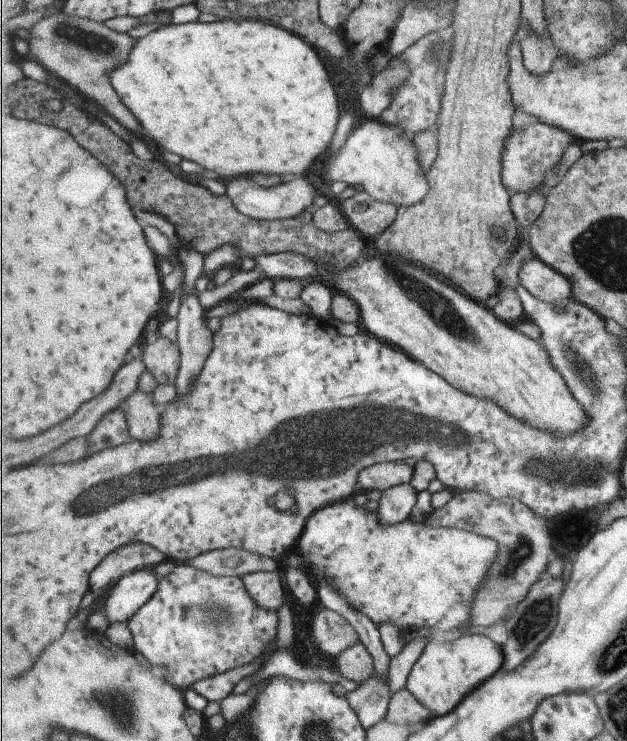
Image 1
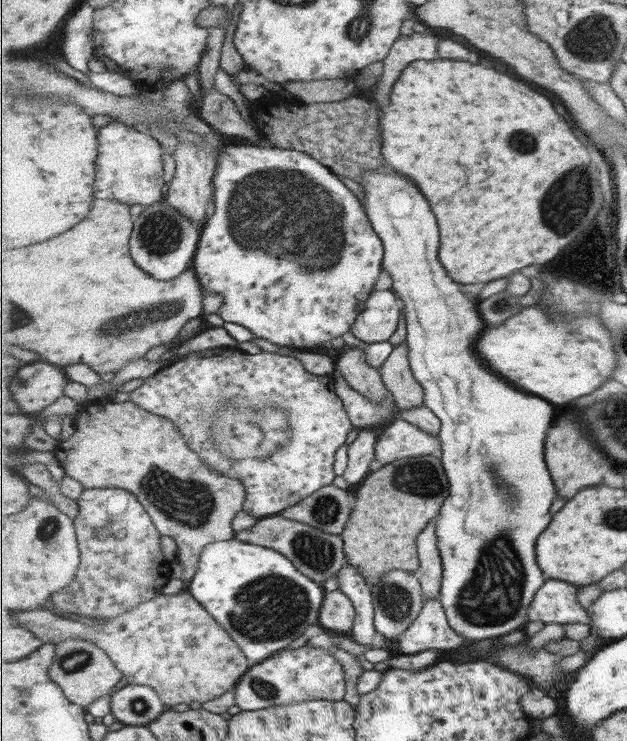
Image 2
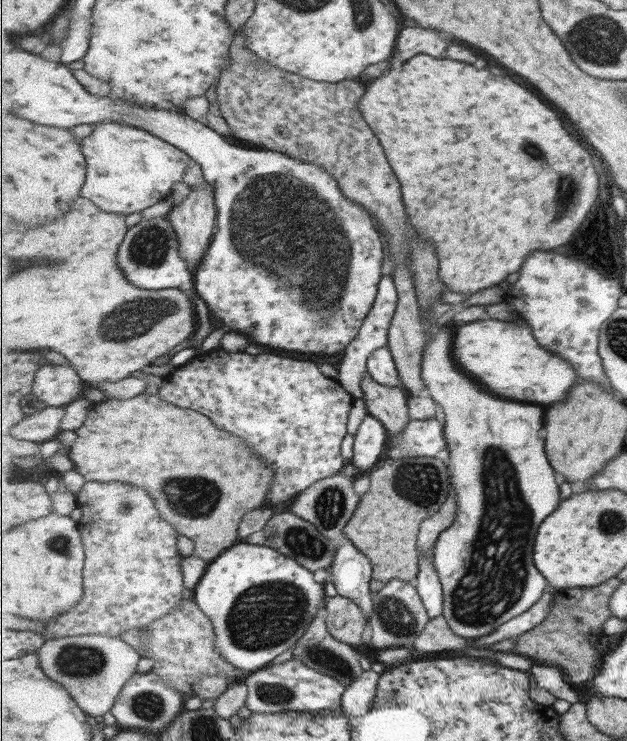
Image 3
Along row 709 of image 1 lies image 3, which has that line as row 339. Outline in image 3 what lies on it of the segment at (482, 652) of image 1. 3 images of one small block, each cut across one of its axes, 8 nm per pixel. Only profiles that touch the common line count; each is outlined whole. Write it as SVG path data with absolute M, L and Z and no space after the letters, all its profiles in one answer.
M436 324L423 351L426 394L442 407L448 464L459 502L455 524L443 531L437 540L433 564L444 590L443 615L451 629L463 638L479 638L527 612L547 592L549 582L533 564L533 546L541 522L559 508L561 492L546 452L546 408L542 404L521 400L509 402L510 399L495 396L467 374L453 354L455 325L459 324Z

